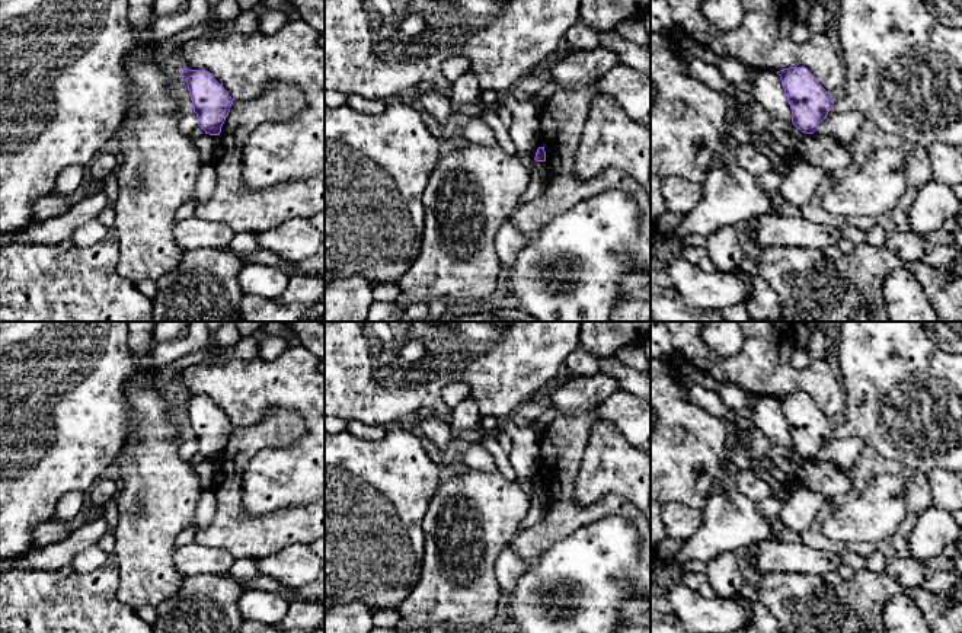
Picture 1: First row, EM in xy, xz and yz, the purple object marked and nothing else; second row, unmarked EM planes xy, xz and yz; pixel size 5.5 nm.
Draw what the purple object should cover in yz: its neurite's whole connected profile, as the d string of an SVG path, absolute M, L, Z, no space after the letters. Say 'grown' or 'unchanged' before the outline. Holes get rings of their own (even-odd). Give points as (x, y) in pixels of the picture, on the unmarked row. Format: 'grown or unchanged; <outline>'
unchanged; M806 393L777 397L792 435L792 448L805 460L814 460L834 431L831 421Z

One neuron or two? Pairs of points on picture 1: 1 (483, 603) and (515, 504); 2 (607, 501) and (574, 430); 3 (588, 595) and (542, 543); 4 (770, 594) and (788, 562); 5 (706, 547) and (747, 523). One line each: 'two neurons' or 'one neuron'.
1: one neuron
2: one neuron
3: two neurons
4: two neurons
5: one neuron

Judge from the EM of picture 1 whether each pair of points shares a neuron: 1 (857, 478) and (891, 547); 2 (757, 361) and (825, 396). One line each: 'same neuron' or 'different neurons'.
1: same neuron
2: same neuron

